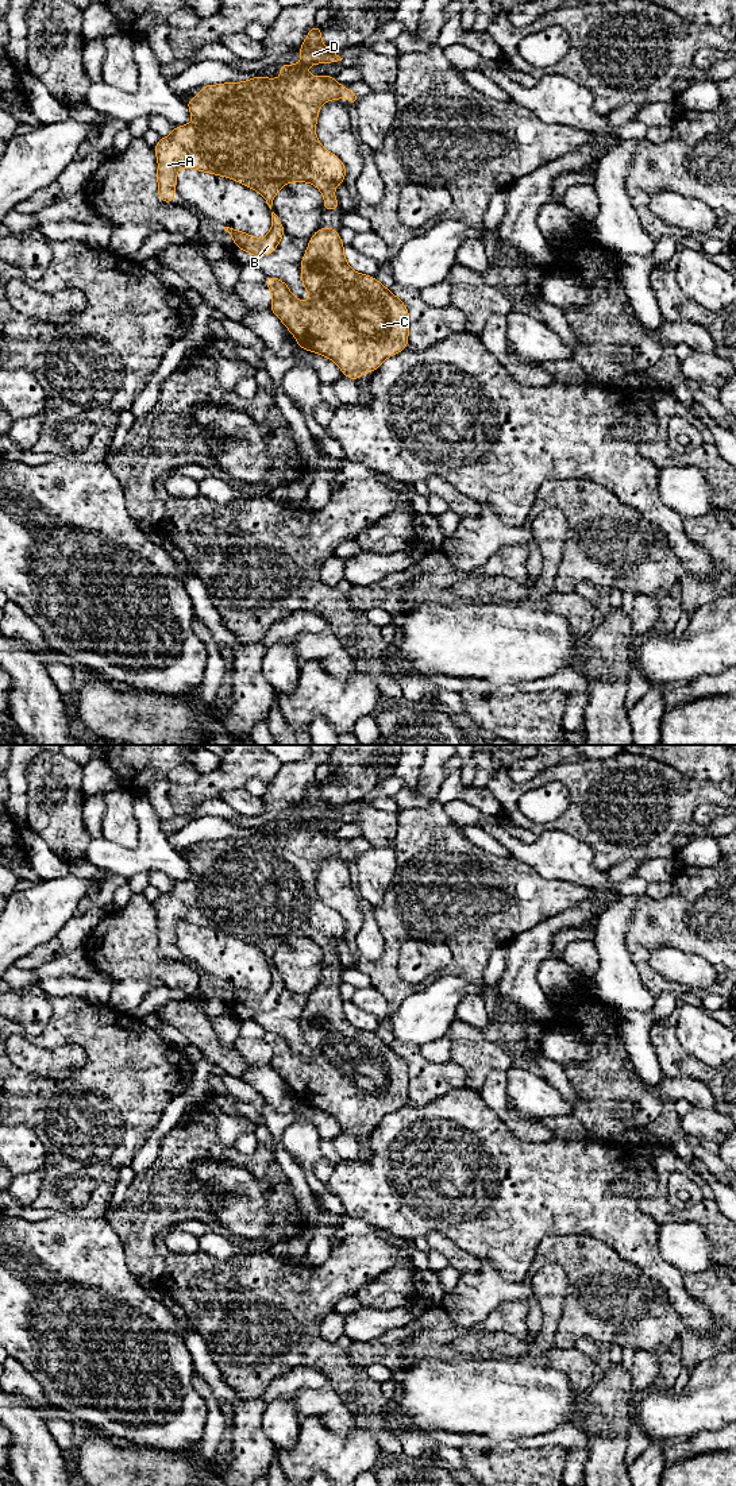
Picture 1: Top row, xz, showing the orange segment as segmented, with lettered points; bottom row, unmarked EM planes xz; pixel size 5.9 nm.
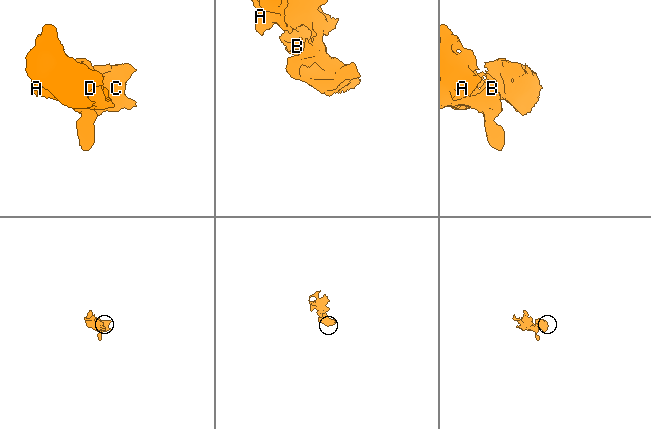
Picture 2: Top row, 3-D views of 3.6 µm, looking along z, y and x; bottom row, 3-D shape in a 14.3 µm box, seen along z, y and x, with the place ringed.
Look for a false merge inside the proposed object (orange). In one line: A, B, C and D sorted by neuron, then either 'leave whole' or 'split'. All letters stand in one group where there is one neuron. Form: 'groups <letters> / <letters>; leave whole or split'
groups A B C D; leave whole

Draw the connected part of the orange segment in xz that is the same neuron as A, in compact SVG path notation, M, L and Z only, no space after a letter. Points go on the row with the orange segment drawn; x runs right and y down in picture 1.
M315 26L309 30L304 43L296 49L303 54L297 65L277 65L282 77L278 80L257 76L244 82L223 82L220 85L204 85L200 93L192 100L185 101L194 120L184 127L176 126L170 136L163 136L154 146L158 159L158 197L166 204L173 204L177 184L177 170L190 167L227 178L257 190L262 194L271 209L277 192L290 182L311 182L324 194L324 211L338 211L339 202L334 196L334 189L344 184L346 166L332 153L327 151L319 142L315 128L320 105L330 100L348 99L354 107L359 100L357 92L338 84L334 76L312 77L305 69L313 63L331 63L342 61L336 50L328 49L321 43L321 27Z

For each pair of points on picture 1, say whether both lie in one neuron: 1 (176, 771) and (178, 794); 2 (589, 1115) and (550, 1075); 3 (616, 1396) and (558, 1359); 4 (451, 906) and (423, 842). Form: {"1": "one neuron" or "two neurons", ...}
{"1": "two neurons", "2": "two neurons", "3": "two neurons", "4": "one neuron"}

